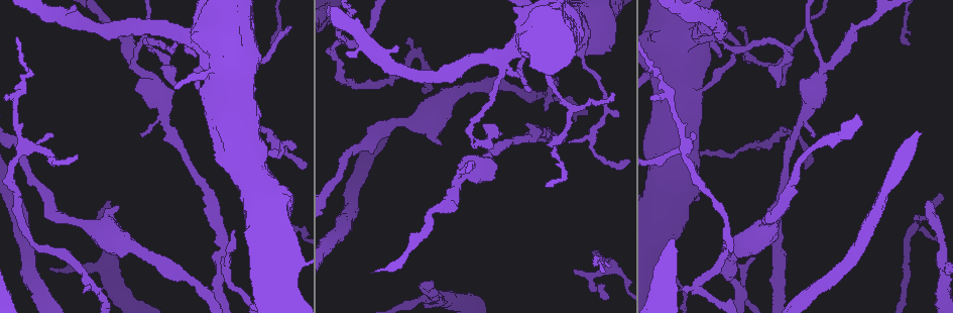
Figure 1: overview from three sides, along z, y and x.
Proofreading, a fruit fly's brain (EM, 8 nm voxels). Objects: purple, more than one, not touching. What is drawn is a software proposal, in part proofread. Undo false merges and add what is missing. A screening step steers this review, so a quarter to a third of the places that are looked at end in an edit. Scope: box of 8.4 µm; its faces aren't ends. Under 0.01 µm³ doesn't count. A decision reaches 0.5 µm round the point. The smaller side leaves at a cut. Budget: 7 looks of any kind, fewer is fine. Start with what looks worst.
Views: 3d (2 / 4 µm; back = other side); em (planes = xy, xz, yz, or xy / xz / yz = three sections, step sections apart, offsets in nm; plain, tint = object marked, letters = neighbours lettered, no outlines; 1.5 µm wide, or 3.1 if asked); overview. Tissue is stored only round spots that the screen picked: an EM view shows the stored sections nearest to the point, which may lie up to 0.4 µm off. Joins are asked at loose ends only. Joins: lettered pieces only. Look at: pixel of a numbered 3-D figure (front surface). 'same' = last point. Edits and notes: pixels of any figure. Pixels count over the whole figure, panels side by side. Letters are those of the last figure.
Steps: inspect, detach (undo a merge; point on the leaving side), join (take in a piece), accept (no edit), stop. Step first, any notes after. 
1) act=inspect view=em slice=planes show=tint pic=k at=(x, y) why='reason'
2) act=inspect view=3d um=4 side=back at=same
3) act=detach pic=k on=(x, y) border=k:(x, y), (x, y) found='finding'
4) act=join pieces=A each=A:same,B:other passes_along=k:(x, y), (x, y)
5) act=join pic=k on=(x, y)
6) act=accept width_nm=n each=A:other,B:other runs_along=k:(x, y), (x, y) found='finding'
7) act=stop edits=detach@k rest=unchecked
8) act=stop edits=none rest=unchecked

act=inspect view=em slice=planes show=letters pic=1 at=(557, 84) why='free end'

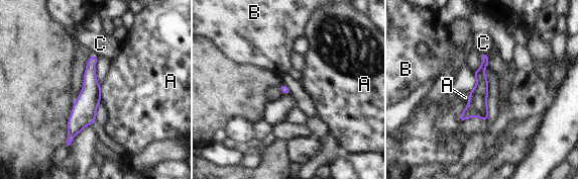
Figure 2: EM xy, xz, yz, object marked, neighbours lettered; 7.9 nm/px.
act=accept longest_contact=A:130nm each=A:other,B:other,C:other found='no lettered piece goes on from it'

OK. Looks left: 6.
act=inspect view=em slice=yz step=8 show=tint pic=1 at=(914, 229) why='three arms meet'

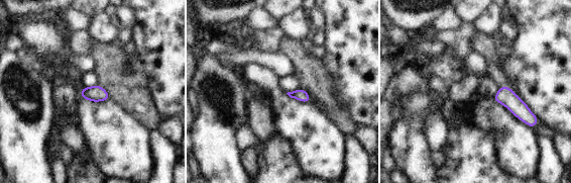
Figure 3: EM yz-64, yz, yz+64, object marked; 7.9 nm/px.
act=inspect view=em slice=planes show=tint at=same

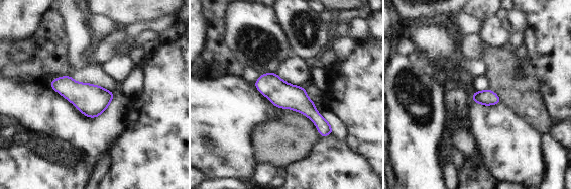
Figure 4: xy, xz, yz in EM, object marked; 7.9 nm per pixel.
act=inspect view=em slice=planes show=letters at=same why='see the neighbours'

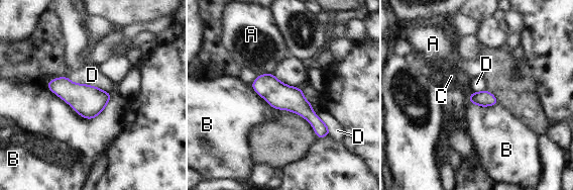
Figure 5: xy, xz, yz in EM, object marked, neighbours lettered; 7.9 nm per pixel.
act=accept each=A:other,B:other,C:other,D:other runs_along=5:(256, 82), (293, 99), (326, 132) found='continuous, no second cell'

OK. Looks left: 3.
act=inspect view=em slice=planes show=letters pic=1 at=(450, 93) why='calibre changes'

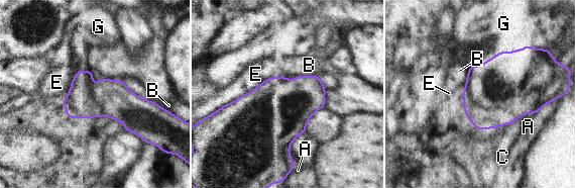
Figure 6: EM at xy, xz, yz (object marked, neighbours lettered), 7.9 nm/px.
act=accept each=A:other,B:other,C:other,E:other,G:other border=6:(284, 76), (320, 76) found='continuous, no second cell'

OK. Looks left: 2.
act=stop edits=none rest=unchecked

